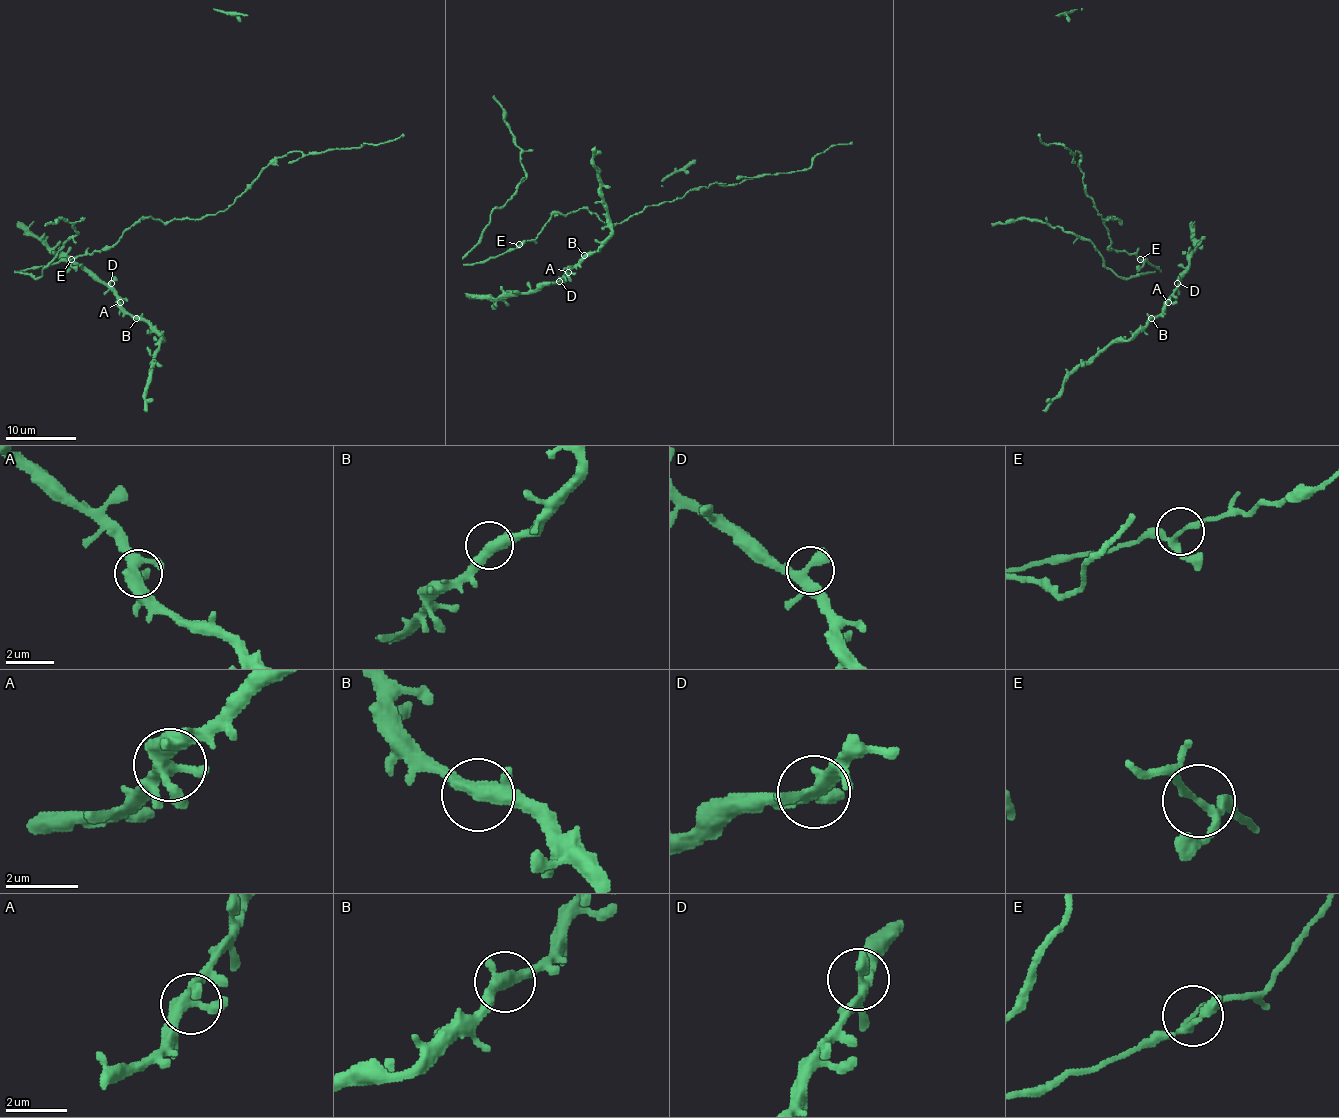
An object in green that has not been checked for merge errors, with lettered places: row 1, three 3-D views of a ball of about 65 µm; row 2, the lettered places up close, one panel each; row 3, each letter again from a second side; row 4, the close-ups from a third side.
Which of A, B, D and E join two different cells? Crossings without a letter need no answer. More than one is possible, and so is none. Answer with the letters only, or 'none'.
none

